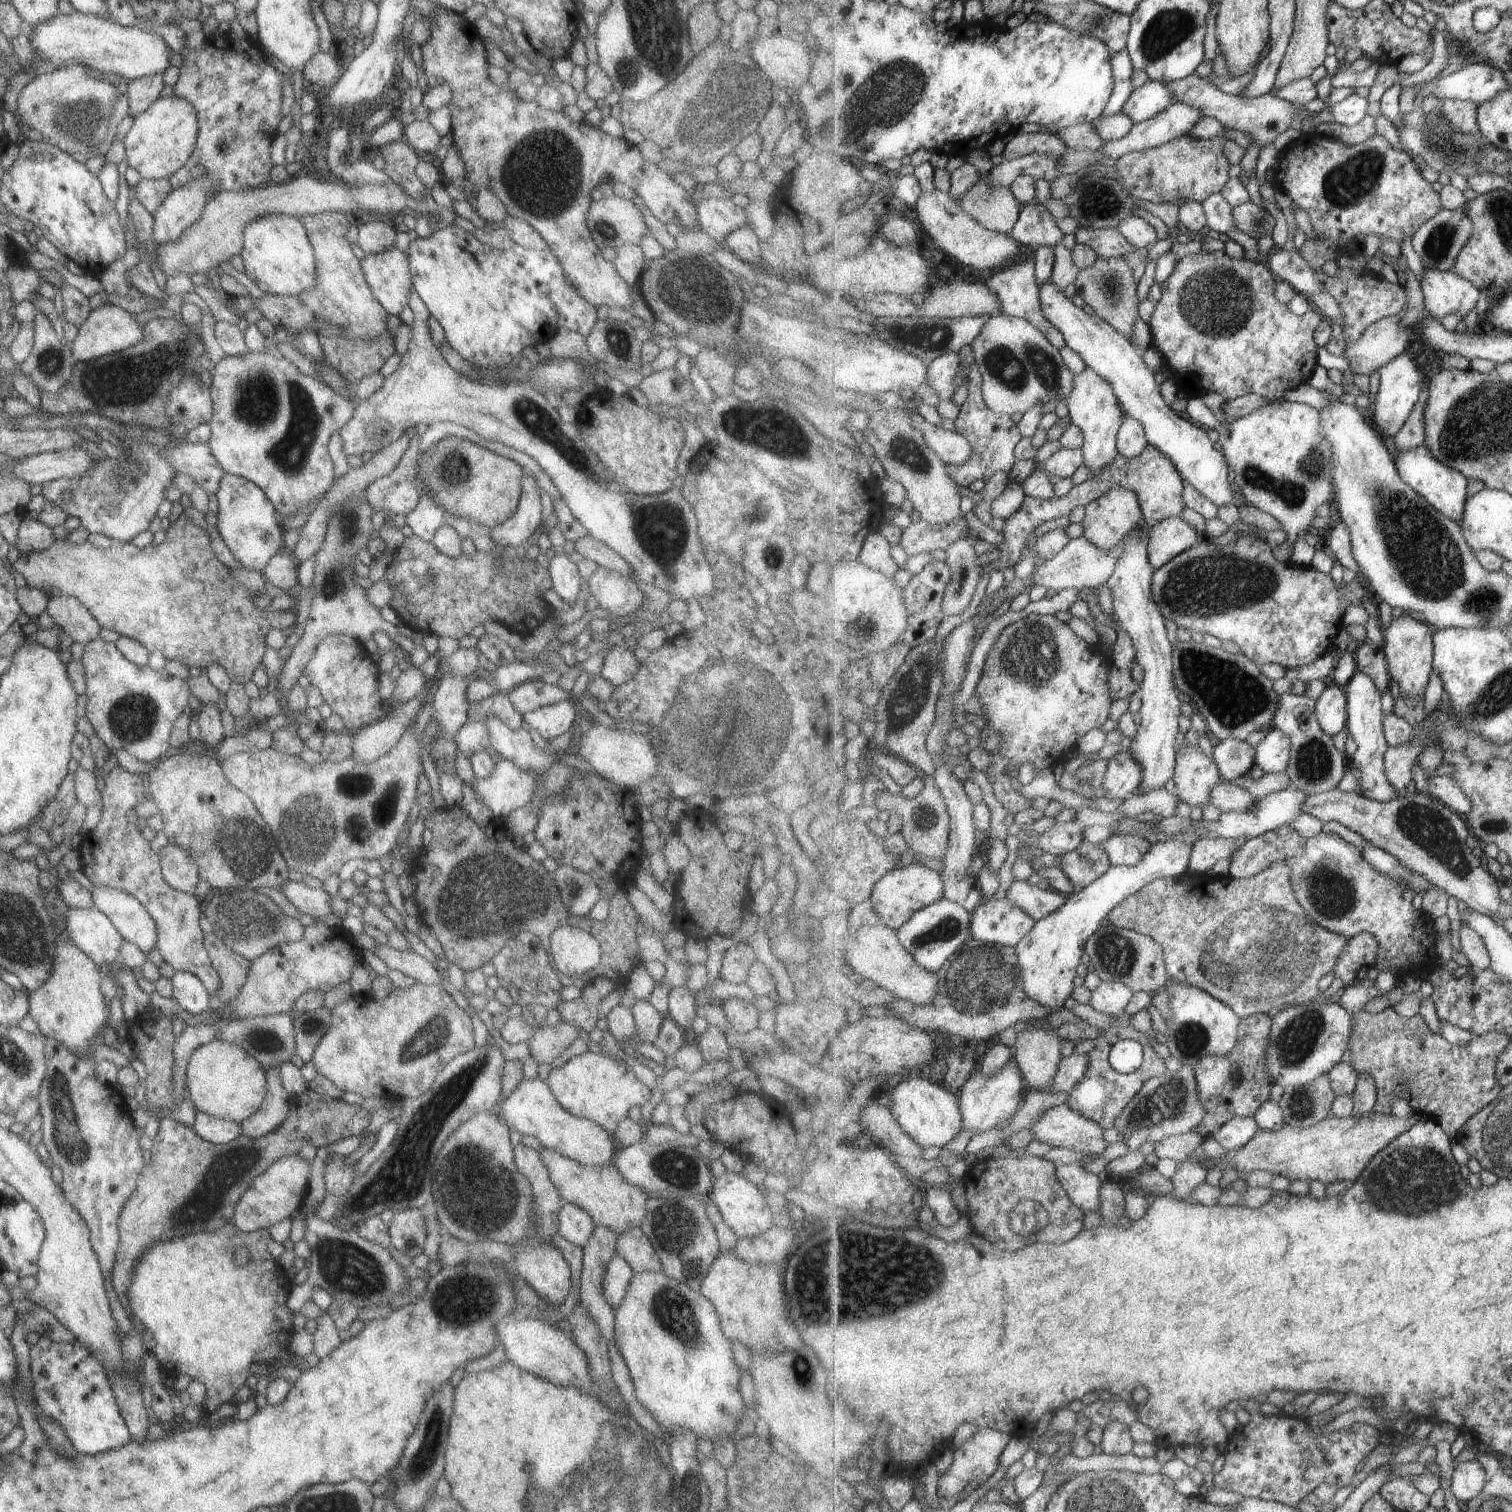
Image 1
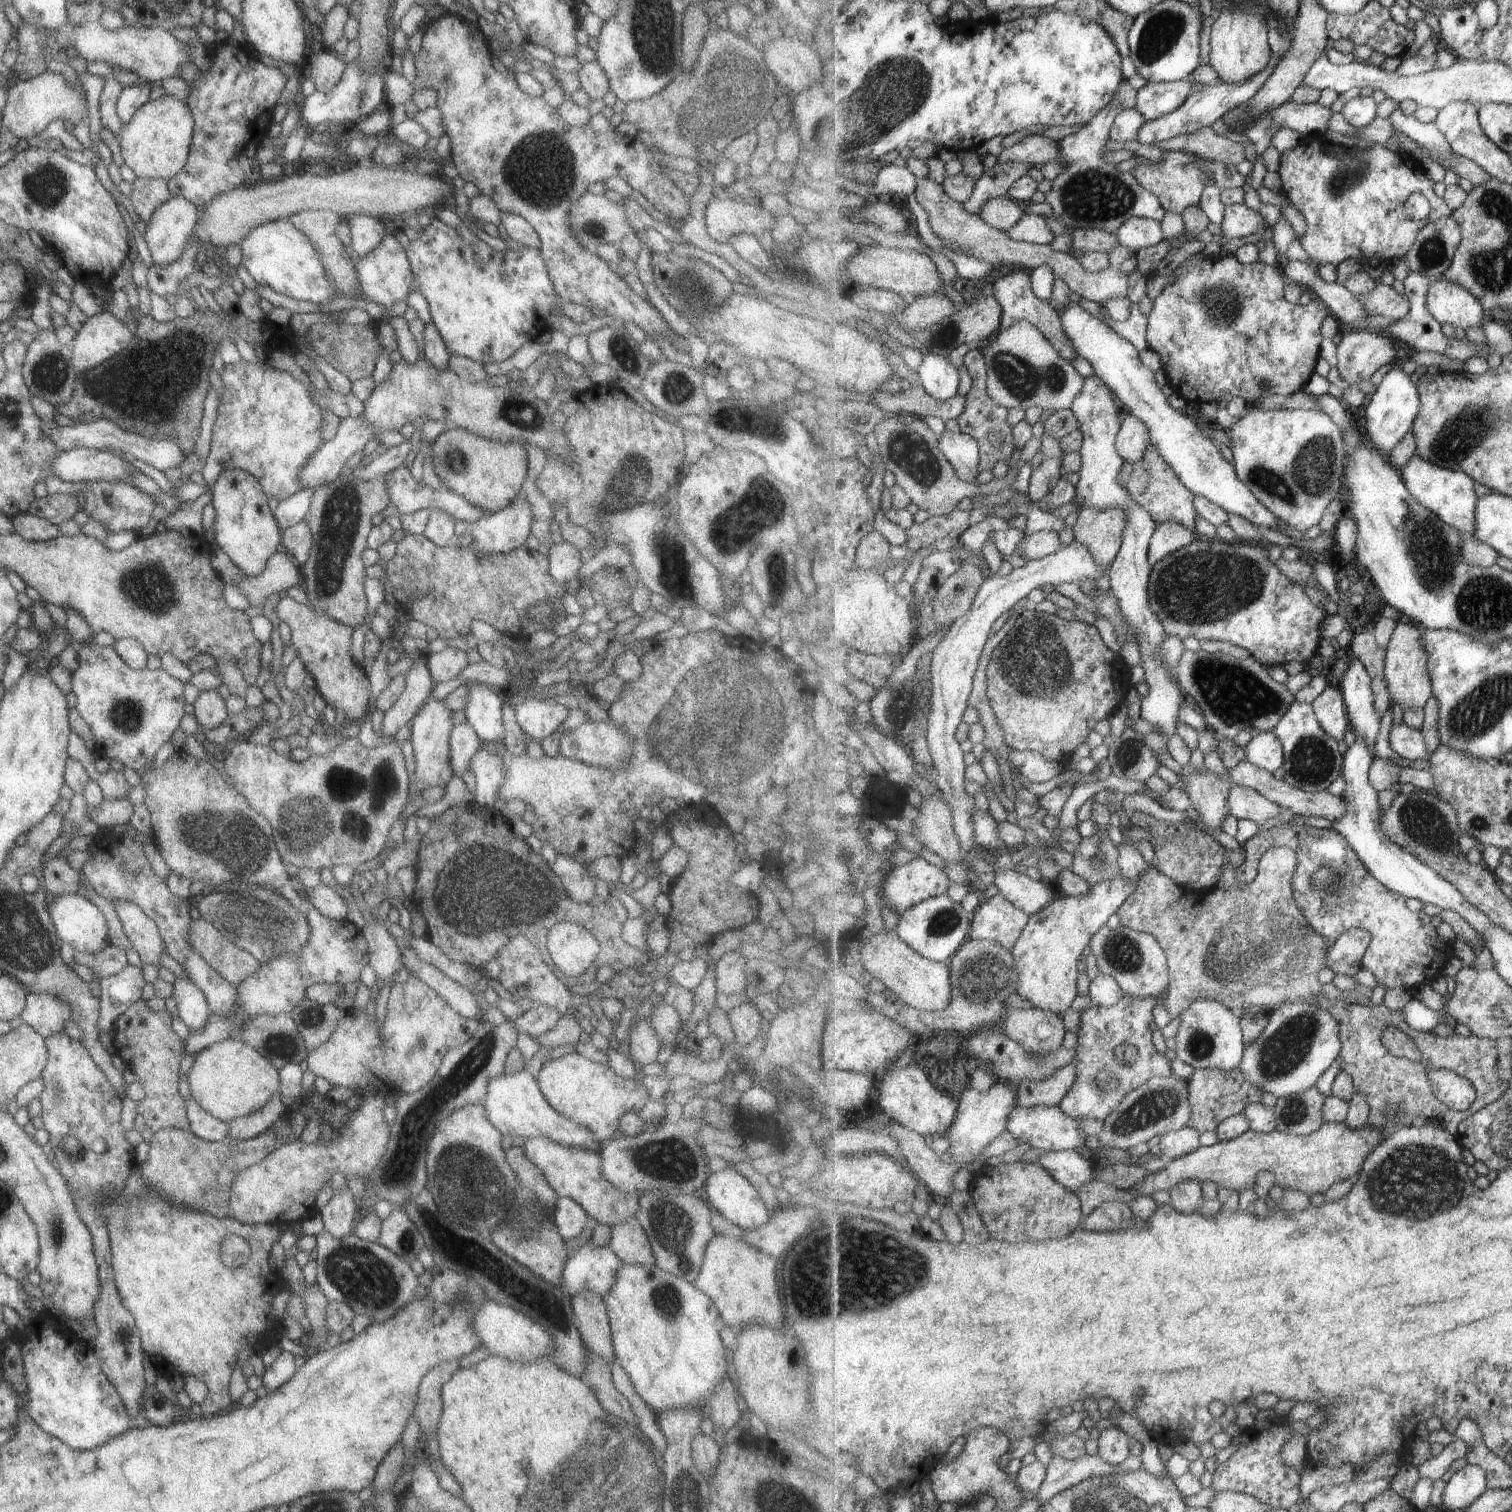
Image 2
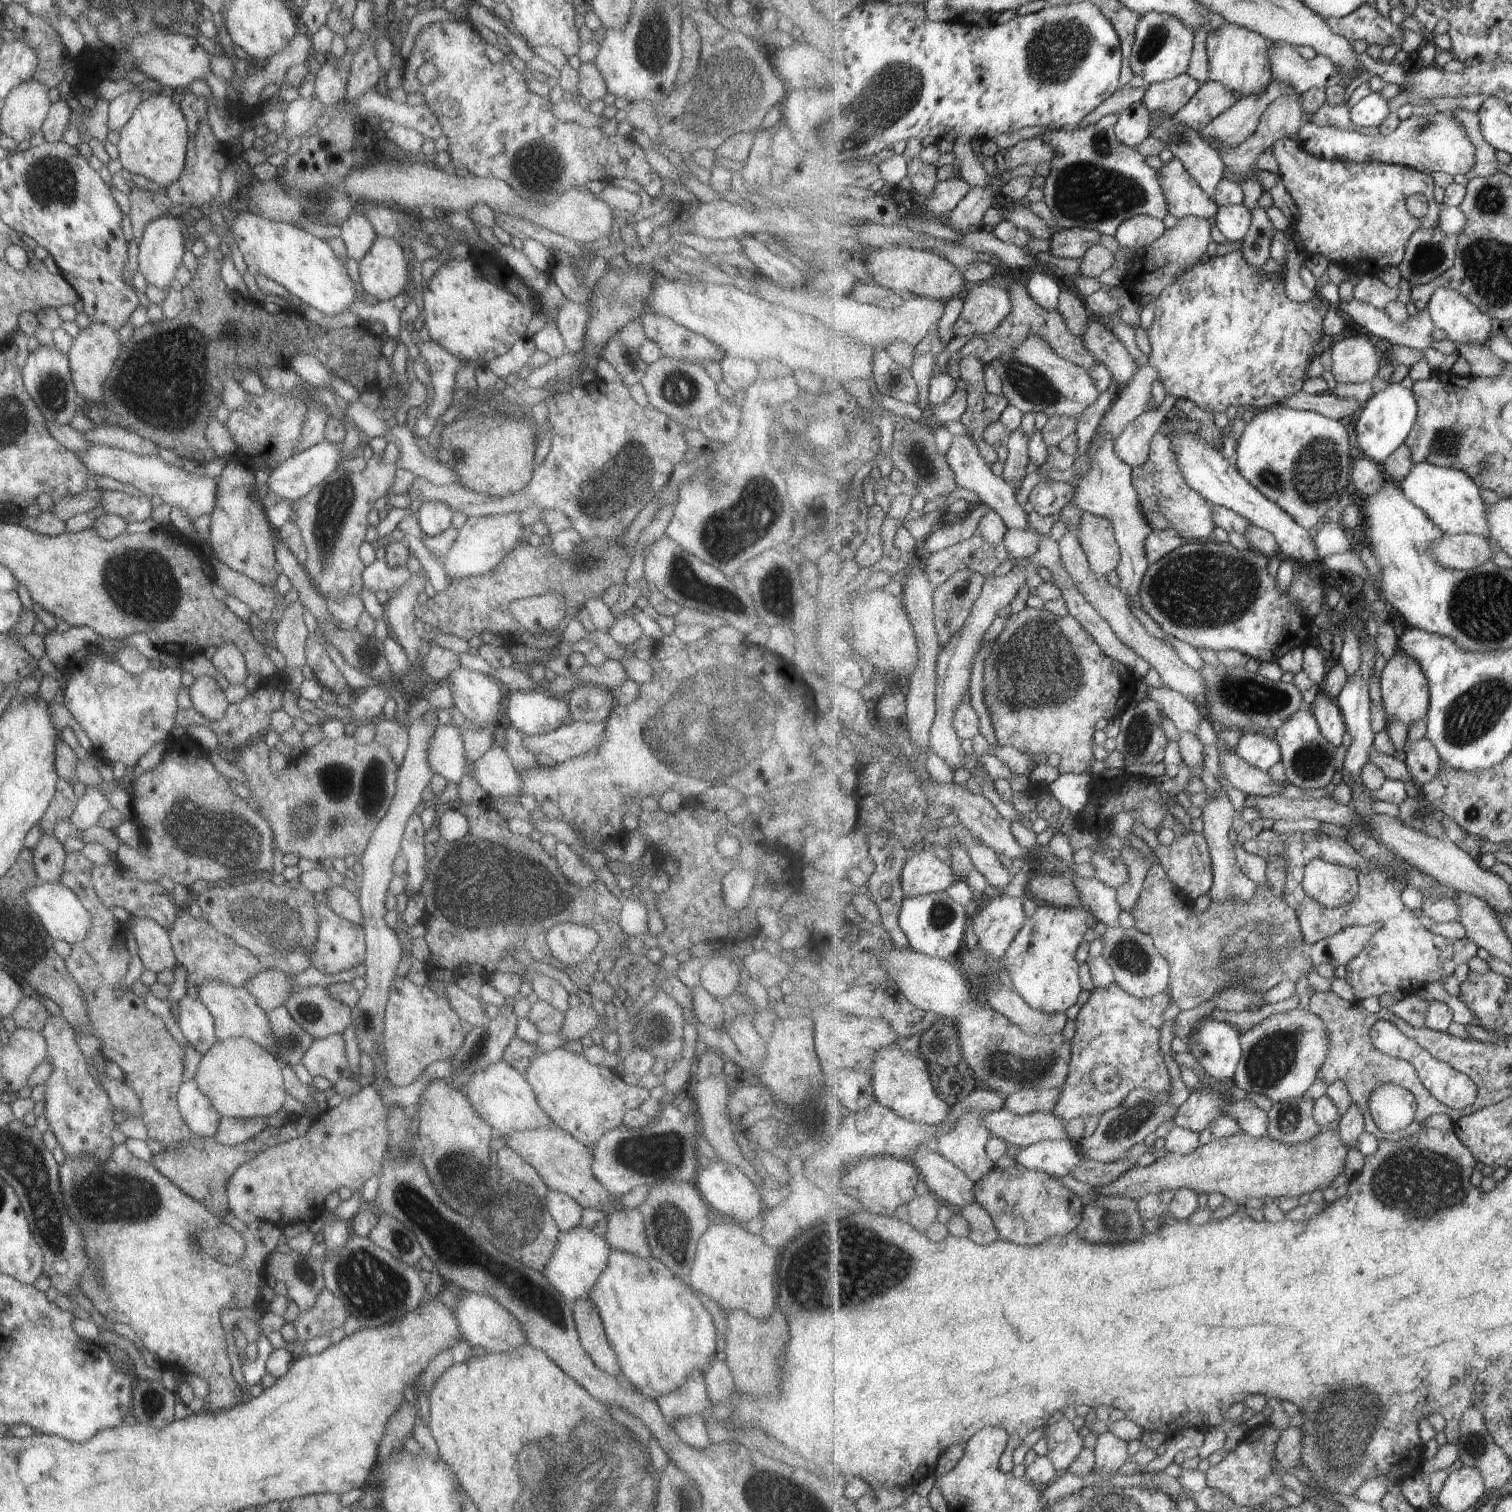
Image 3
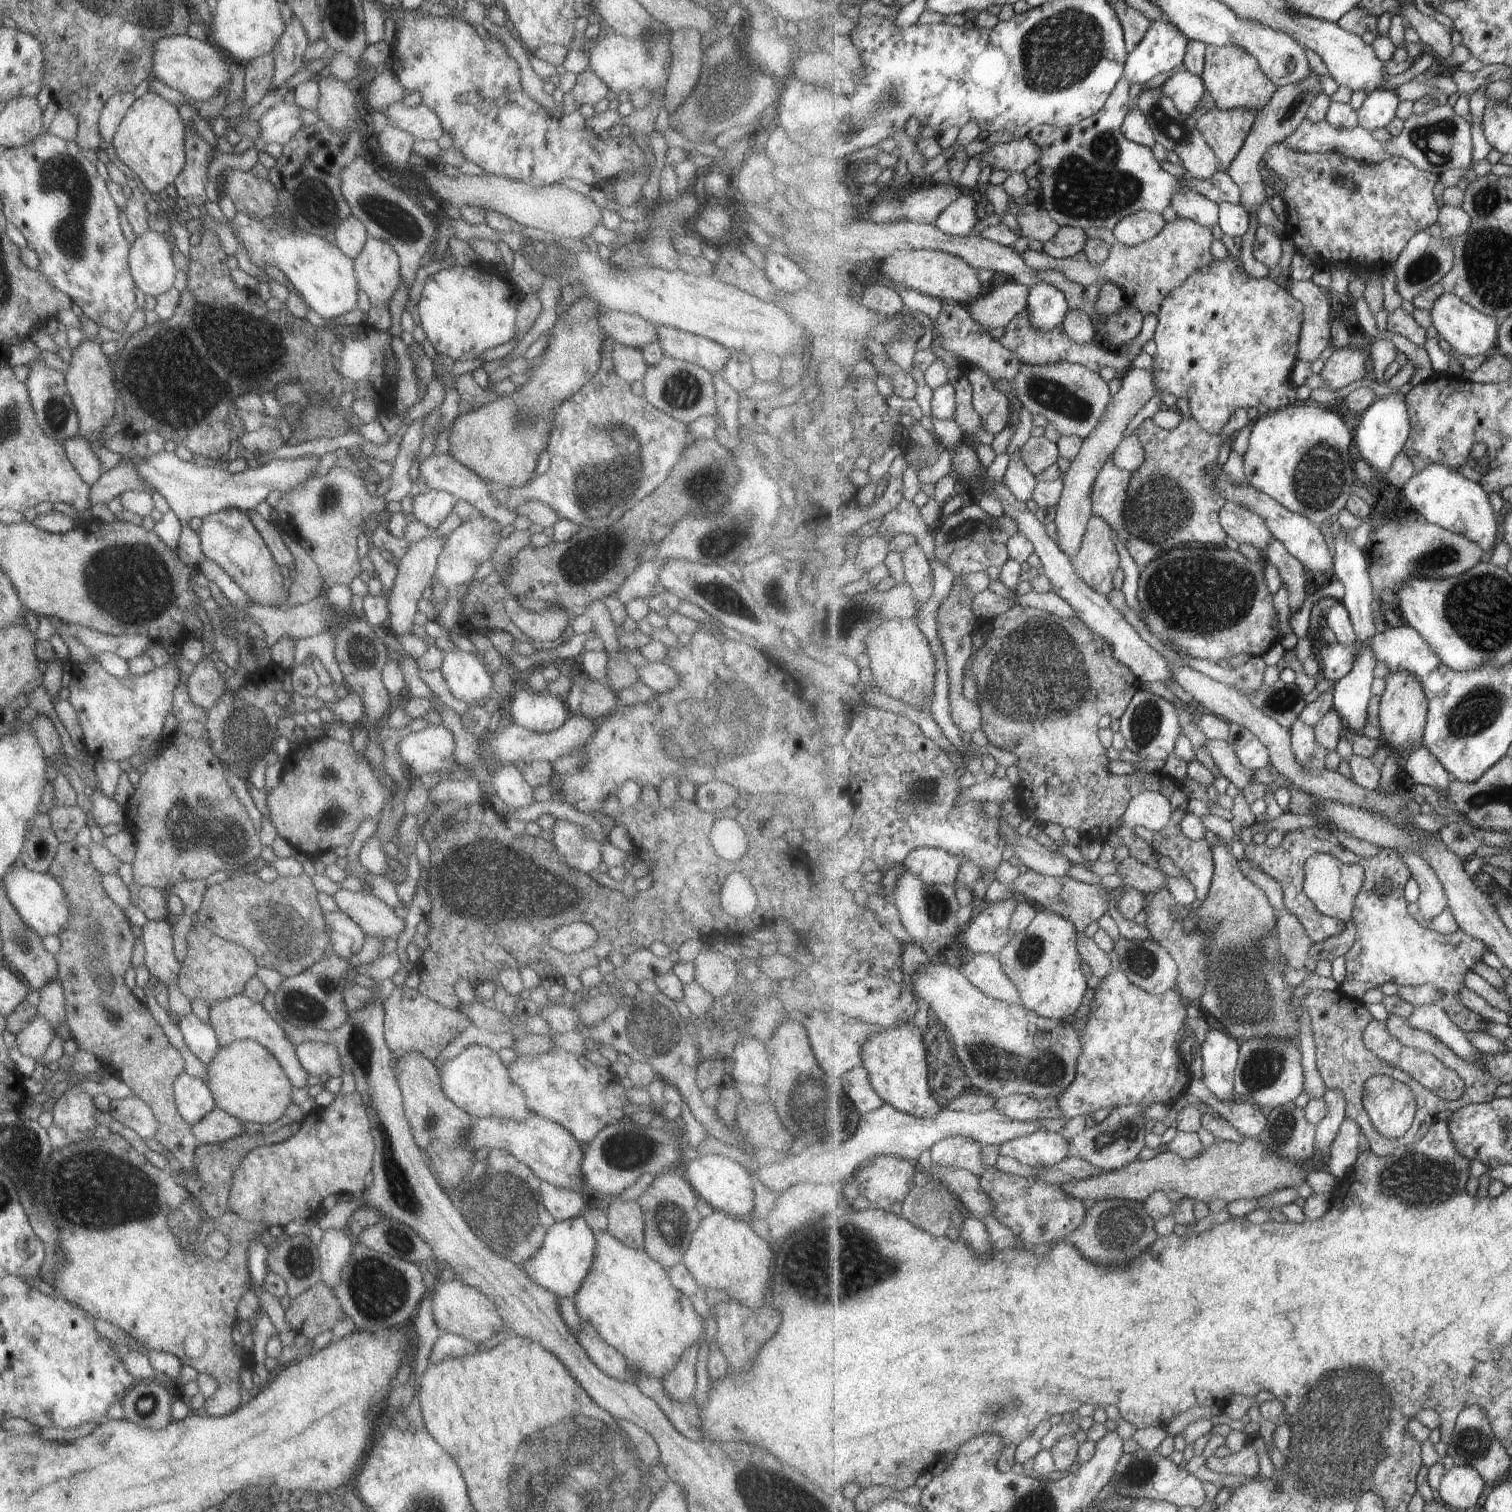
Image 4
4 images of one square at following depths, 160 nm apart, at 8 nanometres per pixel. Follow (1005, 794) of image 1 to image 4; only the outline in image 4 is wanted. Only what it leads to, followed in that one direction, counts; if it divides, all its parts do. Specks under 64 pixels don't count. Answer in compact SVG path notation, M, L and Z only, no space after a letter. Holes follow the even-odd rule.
M1017 604L992 619L990 637L968 662L967 673L973 673L978 684L978 703L982 710L981 729L986 738L996 747L1018 756L1018 800L1023 809L1034 811L1036 819L1043 824L1053 822L1063 828L1070 826L1079 831L1082 837L1105 841L1122 825L1122 816L1131 799L1143 791L1159 791L1171 801L1175 815L1163 831L1137 830L1137 834L1149 844L1155 844L1152 848L1159 852L1155 853L1155 857L1163 855L1172 860L1184 878L1194 886L1199 900L1204 901L1208 897L1215 868L1212 846L1209 846L1205 838L1194 841L1182 831L1181 821L1189 812L1190 798L1183 792L1181 784L1160 772L1147 774L1141 771L1121 776L1109 770L1111 761L1107 758L1107 750L1099 736L1099 720L1105 714L1120 719L1141 688L1141 682L1134 671L1114 657L1109 642L1101 635L1097 636L1077 615L1064 619L1041 609ZM1051 776L1059 776L1061 784L1058 787L1049 784Z

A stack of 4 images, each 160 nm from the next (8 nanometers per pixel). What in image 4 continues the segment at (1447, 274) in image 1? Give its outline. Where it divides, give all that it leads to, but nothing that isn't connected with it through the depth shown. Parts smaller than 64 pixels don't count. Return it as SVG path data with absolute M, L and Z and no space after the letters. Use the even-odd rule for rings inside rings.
M1447 293L1438 298L1430 310L1432 324L1440 338L1450 343L1453 351L1470 357L1488 355L1497 347L1500 321L1483 314L1474 306L1466 303L1458 294Z

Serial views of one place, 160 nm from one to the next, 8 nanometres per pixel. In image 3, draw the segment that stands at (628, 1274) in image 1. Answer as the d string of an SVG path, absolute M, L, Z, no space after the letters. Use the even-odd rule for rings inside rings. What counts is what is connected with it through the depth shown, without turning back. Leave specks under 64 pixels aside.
M577 1225L574 1229L558 1234L551 1256L547 1259L543 1270L539 1272L558 1293L567 1300L573 1301L583 1294L587 1295L607 1264L609 1249L604 1237L597 1236Z

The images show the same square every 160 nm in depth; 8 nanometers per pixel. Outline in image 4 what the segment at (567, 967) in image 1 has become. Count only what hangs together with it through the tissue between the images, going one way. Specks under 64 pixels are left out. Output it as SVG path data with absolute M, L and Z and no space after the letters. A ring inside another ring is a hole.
M573 921L559 925L550 932L548 945L559 952L571 955L591 948L596 942L596 934L597 931L589 923Z

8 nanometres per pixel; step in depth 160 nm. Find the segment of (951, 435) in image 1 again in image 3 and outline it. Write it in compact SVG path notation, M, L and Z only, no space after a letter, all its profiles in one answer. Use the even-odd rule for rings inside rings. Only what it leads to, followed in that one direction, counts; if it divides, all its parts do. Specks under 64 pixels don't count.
M970 434L955 435L946 457L960 486L975 492L979 496L980 502L988 504L993 511L997 511L1009 529L1033 529L1030 526L1031 515L1023 512L1022 504L1018 498L1015 498L1017 493L1015 488L1002 475L993 474L991 465L985 460L979 445Z

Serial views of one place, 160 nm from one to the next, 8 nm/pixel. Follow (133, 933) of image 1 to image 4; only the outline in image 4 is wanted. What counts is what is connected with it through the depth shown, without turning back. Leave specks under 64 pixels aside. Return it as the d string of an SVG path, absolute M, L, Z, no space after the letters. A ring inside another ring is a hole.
M146 921L141 926L140 940L144 946L143 964L147 972L166 986L176 979L180 964L174 957L171 923Z

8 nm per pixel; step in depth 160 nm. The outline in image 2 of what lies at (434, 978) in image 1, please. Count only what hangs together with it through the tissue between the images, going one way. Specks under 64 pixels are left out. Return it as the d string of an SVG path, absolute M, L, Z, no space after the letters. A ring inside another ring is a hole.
M411 947L401 950L400 966L407 970L409 976L418 978L423 984L431 987L458 1015L470 1019L479 1018L481 1011L474 995L441 974L434 966L419 960Z

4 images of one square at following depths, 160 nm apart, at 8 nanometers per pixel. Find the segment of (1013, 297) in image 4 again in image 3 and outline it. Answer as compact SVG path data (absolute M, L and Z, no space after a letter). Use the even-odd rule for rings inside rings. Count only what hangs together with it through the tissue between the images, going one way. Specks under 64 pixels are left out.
M982 284L963 298L962 311L953 326L955 336L986 335L1011 314L1013 305L1006 288Z

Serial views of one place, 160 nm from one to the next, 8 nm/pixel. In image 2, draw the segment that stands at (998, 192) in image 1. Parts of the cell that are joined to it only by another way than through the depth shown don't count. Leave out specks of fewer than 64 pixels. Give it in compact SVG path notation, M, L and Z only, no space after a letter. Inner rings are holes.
M1009 196L991 199L983 205L979 216L989 226L1002 231L1012 229L1025 214L1024 204Z

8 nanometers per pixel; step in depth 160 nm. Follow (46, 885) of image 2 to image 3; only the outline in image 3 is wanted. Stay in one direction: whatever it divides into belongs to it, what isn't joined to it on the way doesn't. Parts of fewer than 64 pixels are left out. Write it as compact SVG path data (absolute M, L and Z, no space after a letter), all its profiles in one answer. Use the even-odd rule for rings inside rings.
M43 833L31 848L32 865L38 882L57 882L63 872L64 858L62 843L53 835Z

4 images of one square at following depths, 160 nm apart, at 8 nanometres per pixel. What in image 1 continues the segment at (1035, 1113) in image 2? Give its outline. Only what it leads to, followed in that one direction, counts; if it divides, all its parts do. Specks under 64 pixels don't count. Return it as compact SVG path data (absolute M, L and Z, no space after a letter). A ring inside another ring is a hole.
M1066 1102L1047 1109L1031 1126L1033 1138L1051 1146L1074 1150L1078 1155L1105 1154L1109 1143L1103 1138L1103 1127L1074 1111Z

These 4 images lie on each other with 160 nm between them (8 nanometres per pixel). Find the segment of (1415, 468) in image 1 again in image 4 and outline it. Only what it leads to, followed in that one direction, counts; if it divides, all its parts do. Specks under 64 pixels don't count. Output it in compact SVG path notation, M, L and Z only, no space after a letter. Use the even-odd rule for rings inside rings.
M1430 464L1407 482L1400 491L1406 506L1428 523L1461 533L1478 542L1484 551L1493 550L1499 534L1500 517L1489 502L1483 484L1465 478L1459 470L1447 465Z

